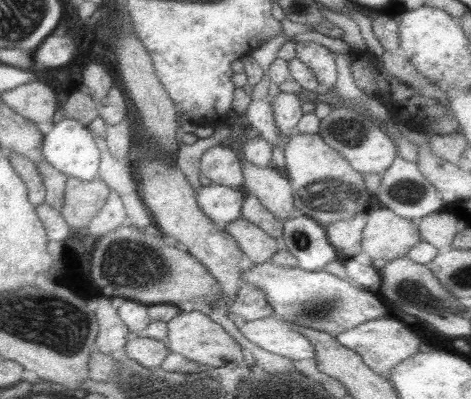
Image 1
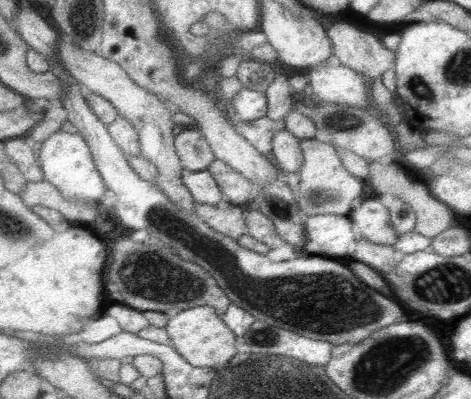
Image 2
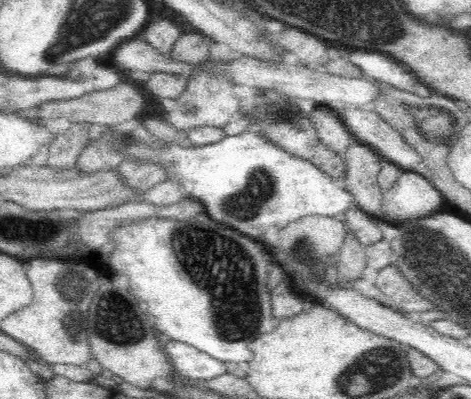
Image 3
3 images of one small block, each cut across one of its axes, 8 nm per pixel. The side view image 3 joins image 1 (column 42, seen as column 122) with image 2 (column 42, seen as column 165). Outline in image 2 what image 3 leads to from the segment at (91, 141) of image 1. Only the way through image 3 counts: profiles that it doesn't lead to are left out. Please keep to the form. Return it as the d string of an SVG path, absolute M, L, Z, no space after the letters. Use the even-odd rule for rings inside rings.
M55 132L47 140L41 142L39 150L39 166L43 170L43 178L51 182L65 198L83 198L89 202L99 204L101 194L105 192L105 186L101 182L101 176L97 172L97 166L93 162L93 156L89 152L87 142L81 138L81 134L67 134L67 132Z

